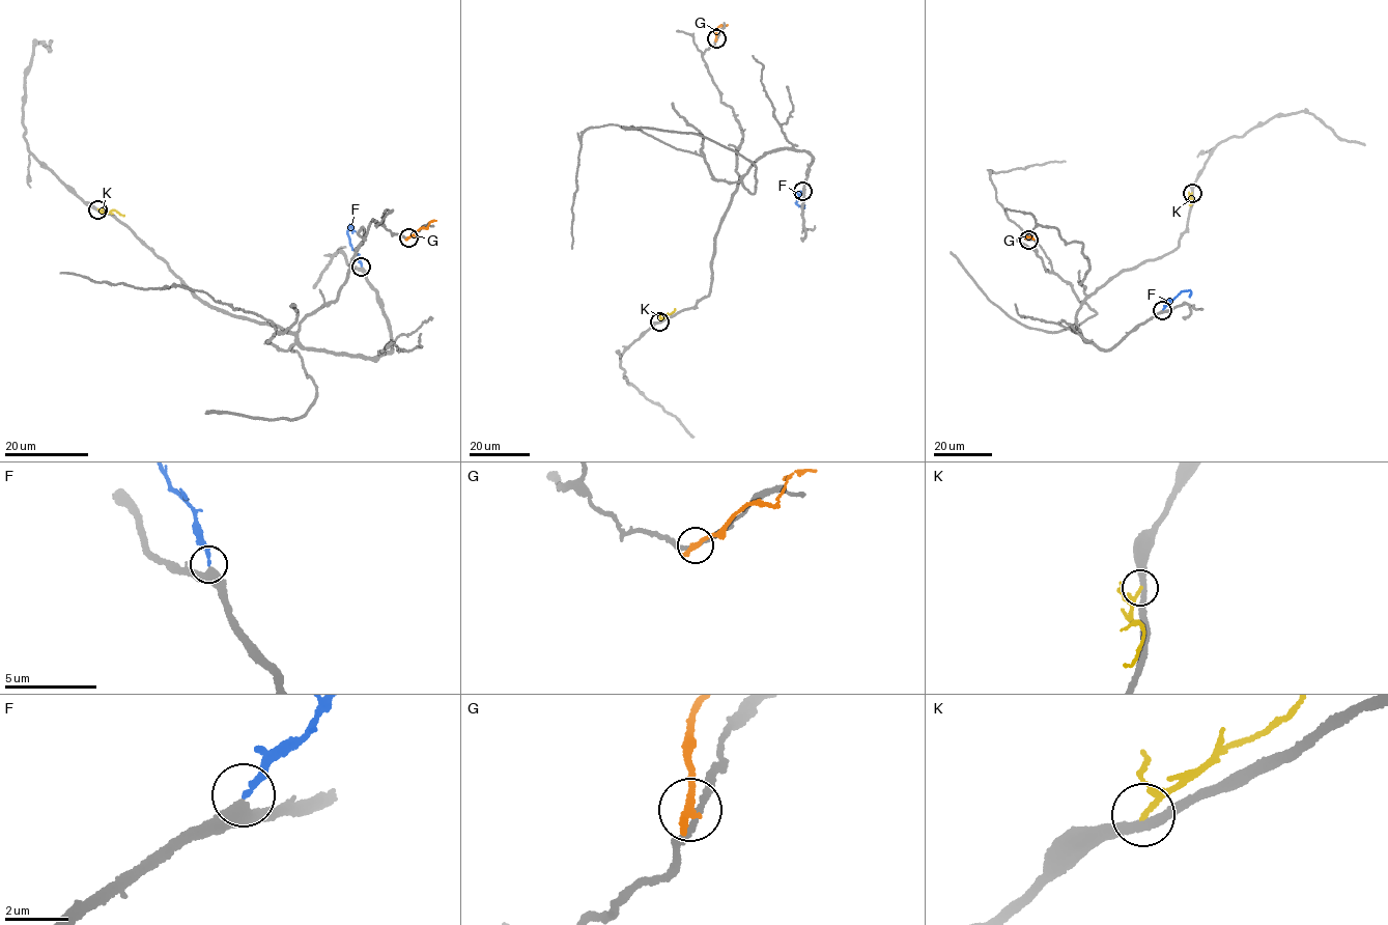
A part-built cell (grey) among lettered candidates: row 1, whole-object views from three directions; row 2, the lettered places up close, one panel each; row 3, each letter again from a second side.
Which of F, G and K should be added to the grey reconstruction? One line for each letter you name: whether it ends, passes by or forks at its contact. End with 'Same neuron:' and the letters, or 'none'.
F: it ends
Same neuron: F

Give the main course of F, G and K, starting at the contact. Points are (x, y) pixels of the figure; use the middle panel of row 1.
F: (802, 191), (796, 202), (799, 206), (804, 204)
G: (715, 38), (717, 28), (727, 25)
K: (660, 320), (675, 308)

